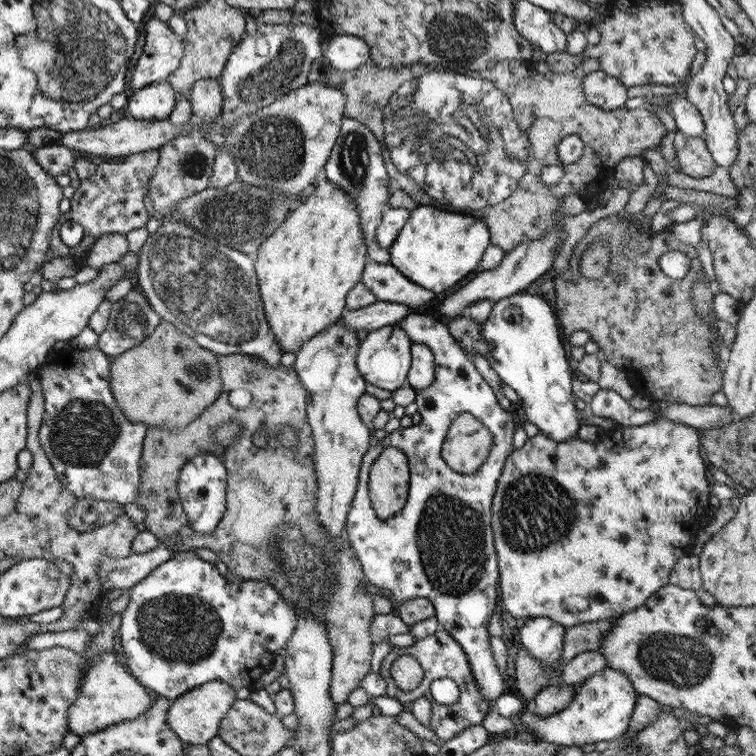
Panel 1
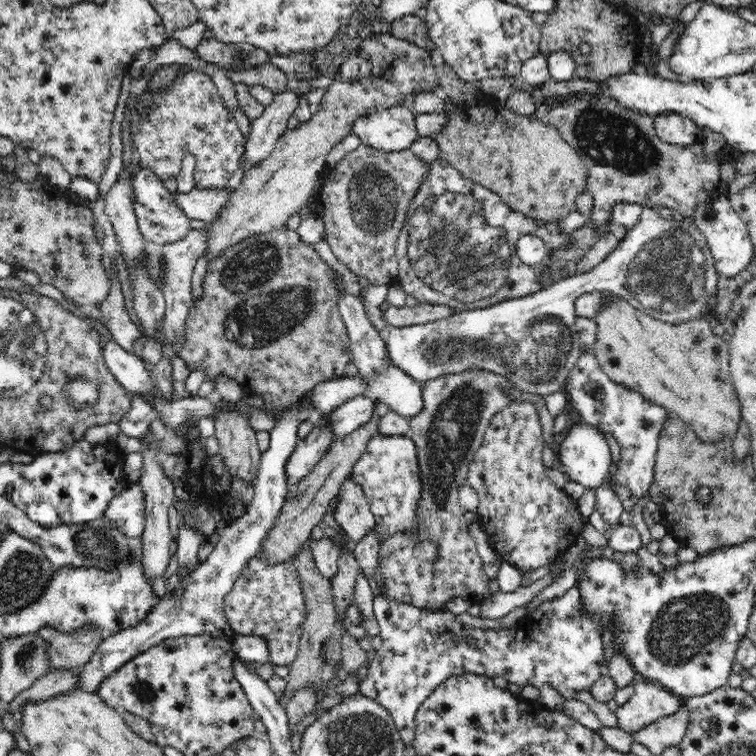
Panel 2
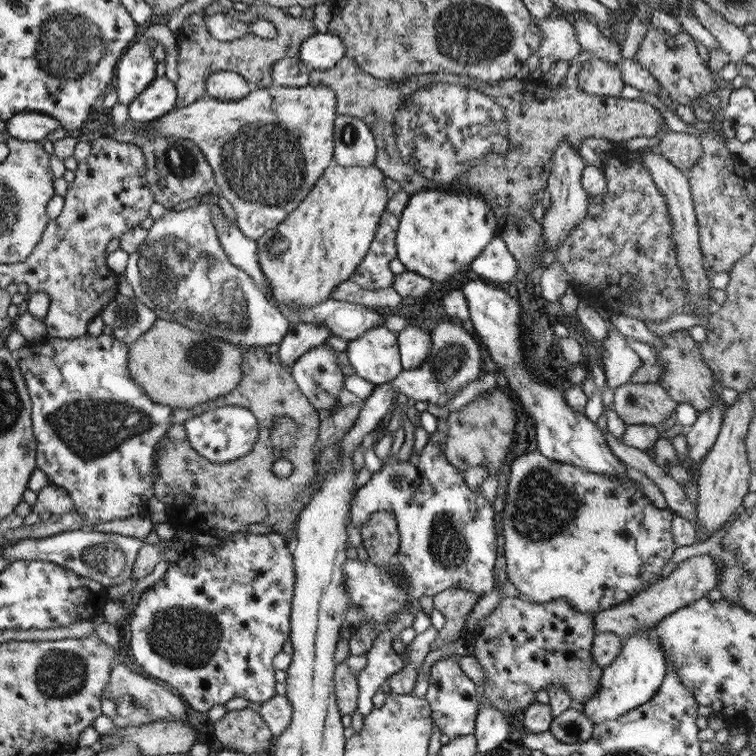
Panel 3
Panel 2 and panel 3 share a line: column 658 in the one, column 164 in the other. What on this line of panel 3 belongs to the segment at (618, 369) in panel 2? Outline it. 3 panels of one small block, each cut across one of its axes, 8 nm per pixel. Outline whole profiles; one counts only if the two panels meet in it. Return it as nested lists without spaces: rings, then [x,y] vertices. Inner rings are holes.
[[[157,319],[148,332],[142,334],[134,344],[131,344],[128,354],[130,373],[143,387],[152,402],[165,404],[174,410],[176,408],[206,407],[211,406],[219,396],[229,396],[240,386],[240,378],[243,377],[241,365],[244,354],[246,354],[246,347],[237,346],[233,342],[226,342],[221,338],[214,338],[209,334],[197,331],[203,331],[203,328],[192,330],[187,325],[180,325],[167,319]]]

